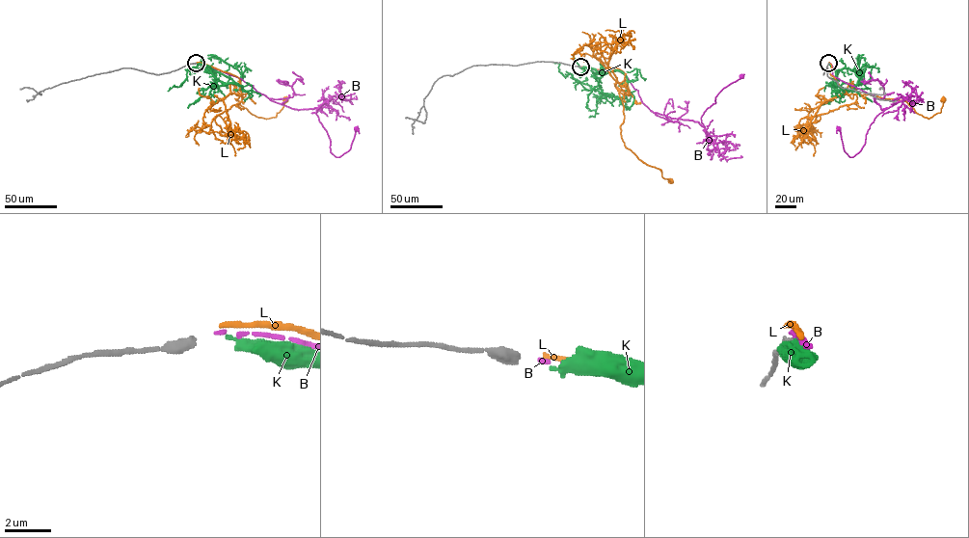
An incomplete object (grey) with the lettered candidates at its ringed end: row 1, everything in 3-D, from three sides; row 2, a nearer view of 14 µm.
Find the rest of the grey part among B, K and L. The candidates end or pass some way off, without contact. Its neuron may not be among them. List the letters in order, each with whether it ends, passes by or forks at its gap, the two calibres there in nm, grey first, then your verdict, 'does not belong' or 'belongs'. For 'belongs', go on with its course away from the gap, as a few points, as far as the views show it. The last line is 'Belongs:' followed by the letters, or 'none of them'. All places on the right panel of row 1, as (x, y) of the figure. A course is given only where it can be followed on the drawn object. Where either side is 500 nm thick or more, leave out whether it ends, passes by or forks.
B: it ends | 440/140 nm | belongs | via (828, 63), (834, 76), (871, 94), (881, 109), (890, 107), (874, 118), (853, 156), (845, 151), (838, 128)
K: it ends | 440/280 nm | does not belong
L: it ends | 440/220 nm | does not belong
Belongs: B

